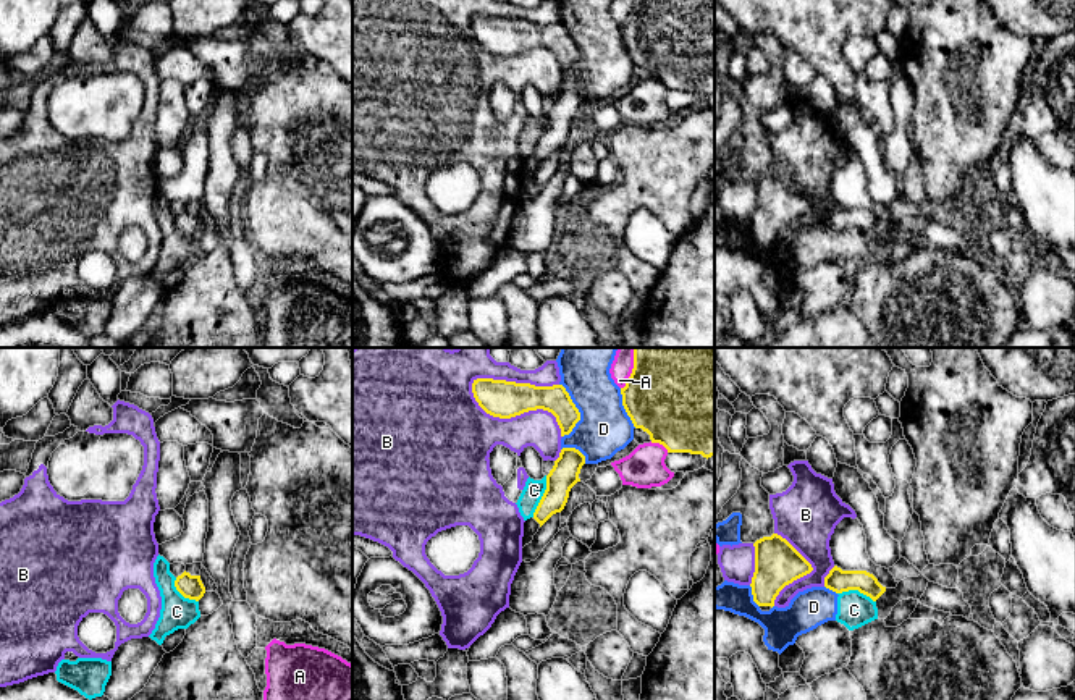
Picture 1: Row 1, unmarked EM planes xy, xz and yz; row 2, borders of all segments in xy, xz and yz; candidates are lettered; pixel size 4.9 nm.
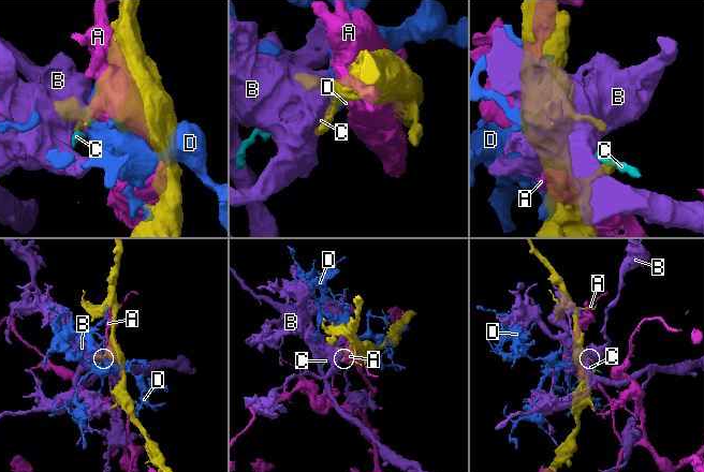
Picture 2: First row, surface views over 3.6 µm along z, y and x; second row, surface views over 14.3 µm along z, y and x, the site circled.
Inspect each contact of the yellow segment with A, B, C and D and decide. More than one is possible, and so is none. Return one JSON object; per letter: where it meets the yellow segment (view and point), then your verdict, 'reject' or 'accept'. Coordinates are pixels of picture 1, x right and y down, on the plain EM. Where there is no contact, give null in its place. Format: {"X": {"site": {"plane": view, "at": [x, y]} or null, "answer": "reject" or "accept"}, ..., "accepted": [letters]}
{"A": {"site": {"plane": "xz", "at": [631, 13]}, "answer": "reject"}, "B": {"site": {"plane": "xz", "at": [514, 54]}, "answer": "reject"}, "C": {"site": {"plane": "xz", "at": [542, 134]}, "answer": "reject"}, "D": {"site": {"plane": "xz", "at": [577, 49]}, "answer": "reject"}, "accepted": []}

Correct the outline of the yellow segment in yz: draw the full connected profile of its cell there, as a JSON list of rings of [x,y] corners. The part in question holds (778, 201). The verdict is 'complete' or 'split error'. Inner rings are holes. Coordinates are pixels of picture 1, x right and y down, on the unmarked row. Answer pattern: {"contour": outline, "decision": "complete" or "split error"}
{"contour": [[[778,171],[757,178],[753,184],[755,210],[750,225],[758,244],[773,246],[786,223],[813,209],[812,202]]], "decision": "complete"}

